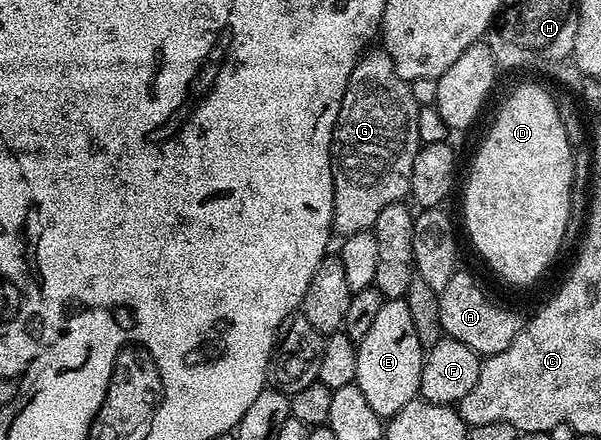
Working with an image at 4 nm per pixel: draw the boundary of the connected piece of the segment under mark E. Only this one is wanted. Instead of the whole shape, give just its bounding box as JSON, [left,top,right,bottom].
[355,298,425,420]

